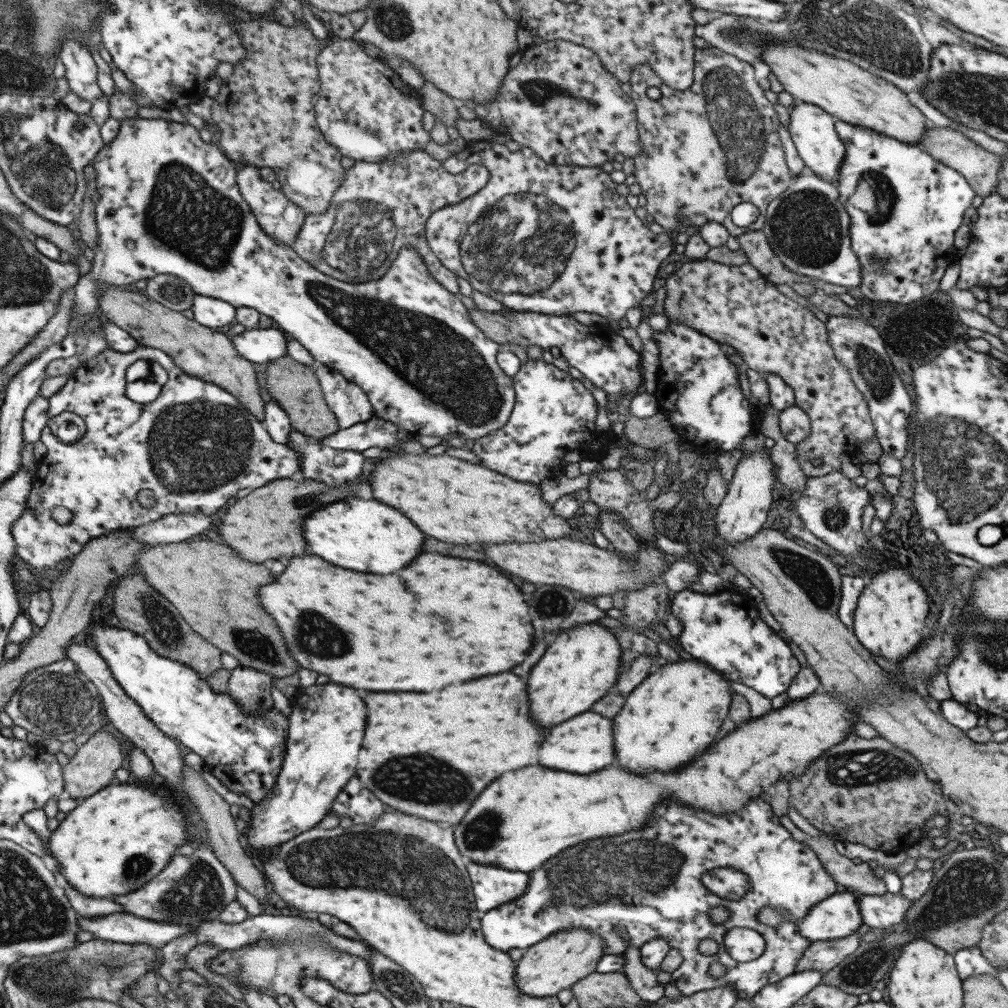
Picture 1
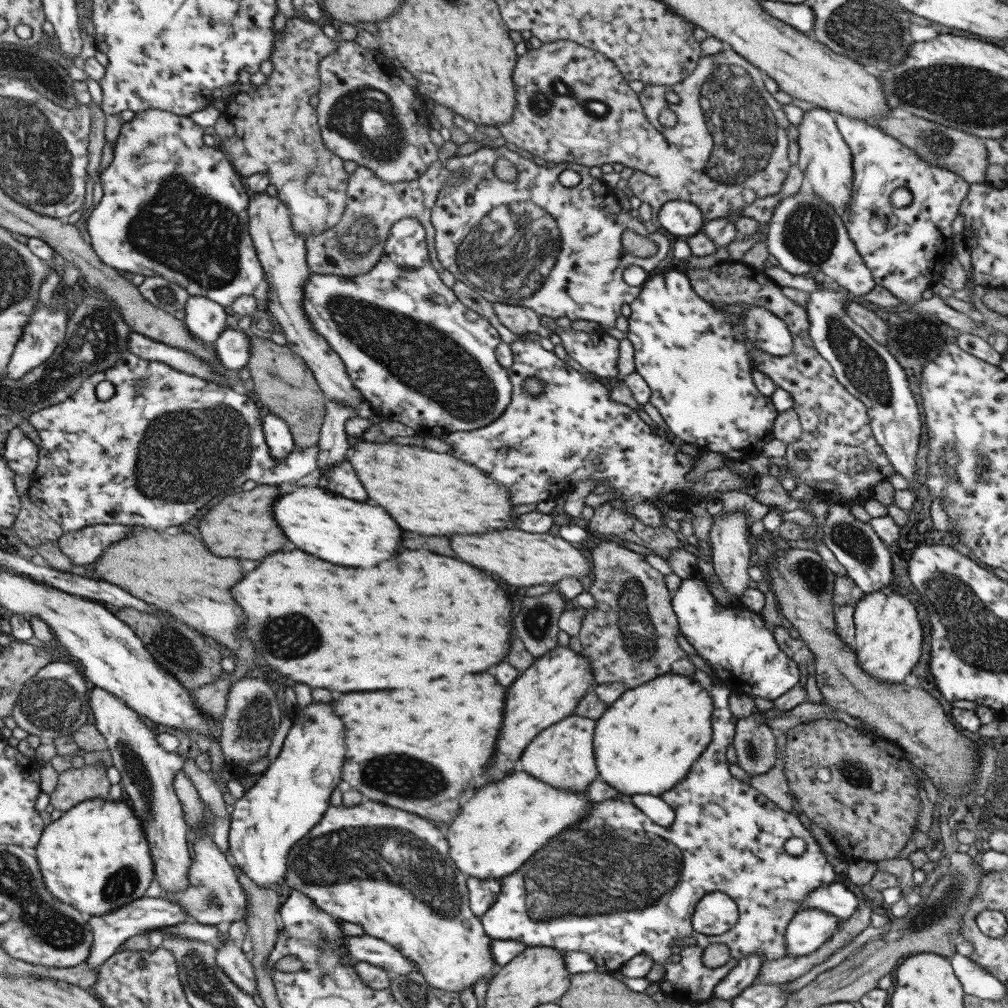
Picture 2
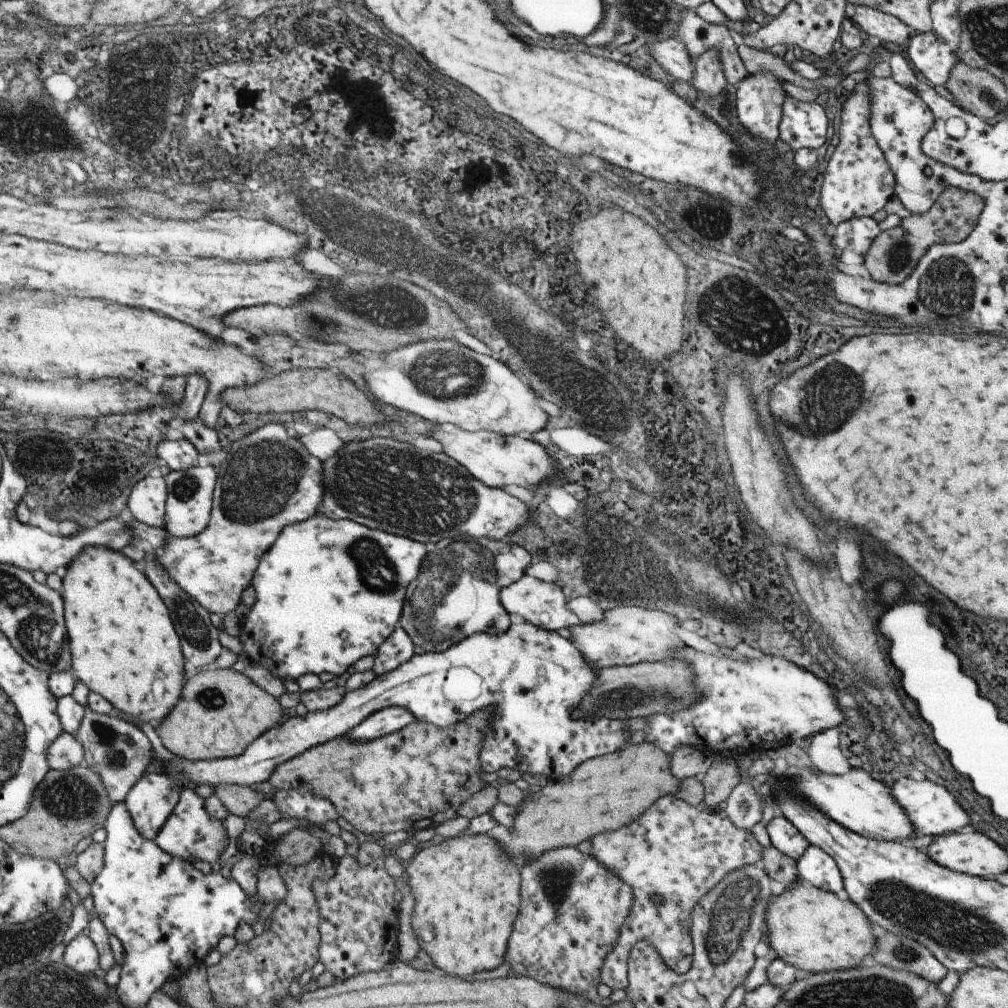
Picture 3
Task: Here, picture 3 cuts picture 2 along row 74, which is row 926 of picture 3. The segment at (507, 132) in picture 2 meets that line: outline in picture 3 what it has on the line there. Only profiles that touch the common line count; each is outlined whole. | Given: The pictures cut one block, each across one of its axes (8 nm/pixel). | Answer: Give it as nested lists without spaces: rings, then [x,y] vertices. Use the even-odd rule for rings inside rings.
[[[575,847],[548,850],[546,854],[540,854],[540,858],[526,862],[519,872],[522,874],[519,914],[504,958],[512,969],[510,975],[528,976],[558,990],[566,990],[568,994],[578,994],[587,1002],[600,1003],[602,998],[597,988],[601,984],[602,964],[618,941],[622,924],[630,913],[633,890],[596,858],[582,854]]]

